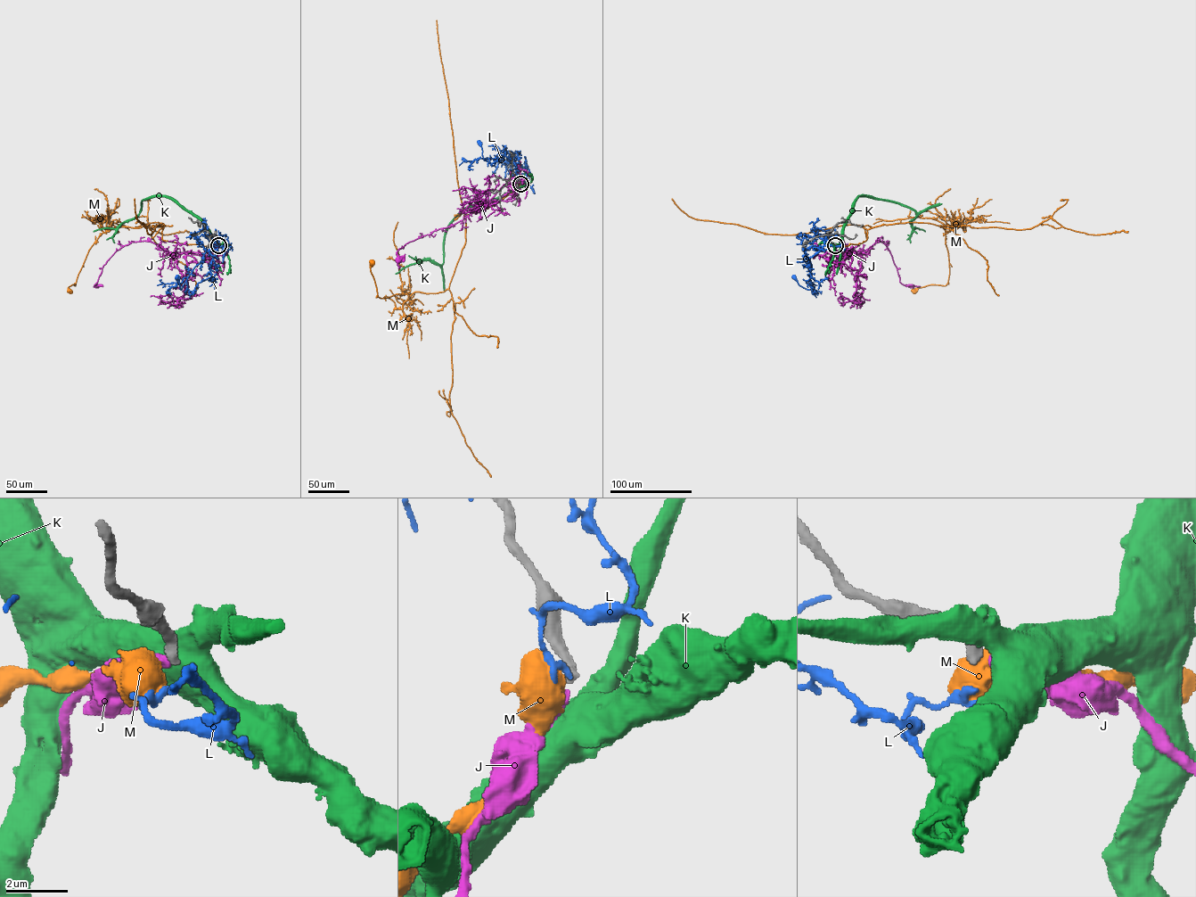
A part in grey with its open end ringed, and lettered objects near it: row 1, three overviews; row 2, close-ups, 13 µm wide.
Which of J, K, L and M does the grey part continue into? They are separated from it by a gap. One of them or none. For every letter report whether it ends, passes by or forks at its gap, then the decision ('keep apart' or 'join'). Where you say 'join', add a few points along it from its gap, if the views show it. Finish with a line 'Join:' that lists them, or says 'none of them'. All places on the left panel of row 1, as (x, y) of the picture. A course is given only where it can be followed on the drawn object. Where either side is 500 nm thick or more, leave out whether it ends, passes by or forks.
J: it ends | keep apart
K: keep apart
L: it ends | keep apart
M: keep apart
Join: none of them

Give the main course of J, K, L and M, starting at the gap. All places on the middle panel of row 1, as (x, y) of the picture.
J: (520, 185), (511, 197), (514, 190), (504, 185), (484, 205), (462, 220), (406, 243), (397, 250), (398, 259)
K: (520, 185), (501, 196), (464, 209), (445, 234), (441, 265), (421, 260), (396, 274)
L: (520, 184), (520, 172), (510, 154), (506, 153), (497, 160), (484, 160), (479, 143)
M: (520, 184), (491, 206), (463, 216), (464, 247), (449, 287), (444, 292), (380, 298), (371, 270), (372, 263)

